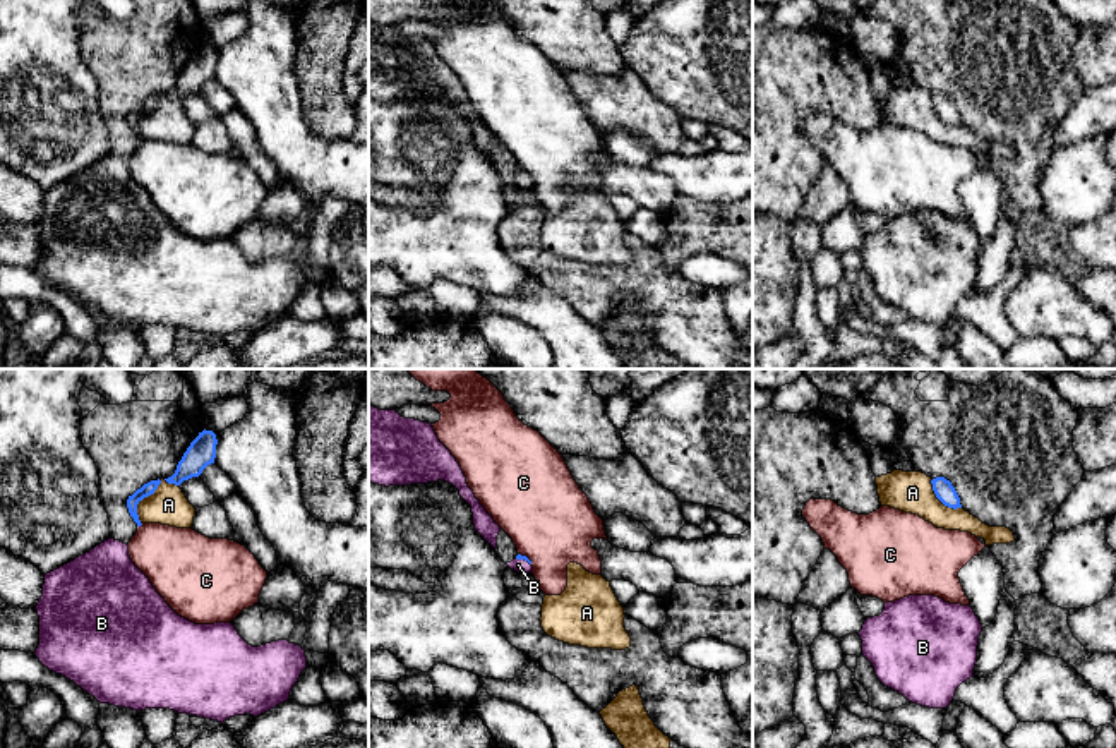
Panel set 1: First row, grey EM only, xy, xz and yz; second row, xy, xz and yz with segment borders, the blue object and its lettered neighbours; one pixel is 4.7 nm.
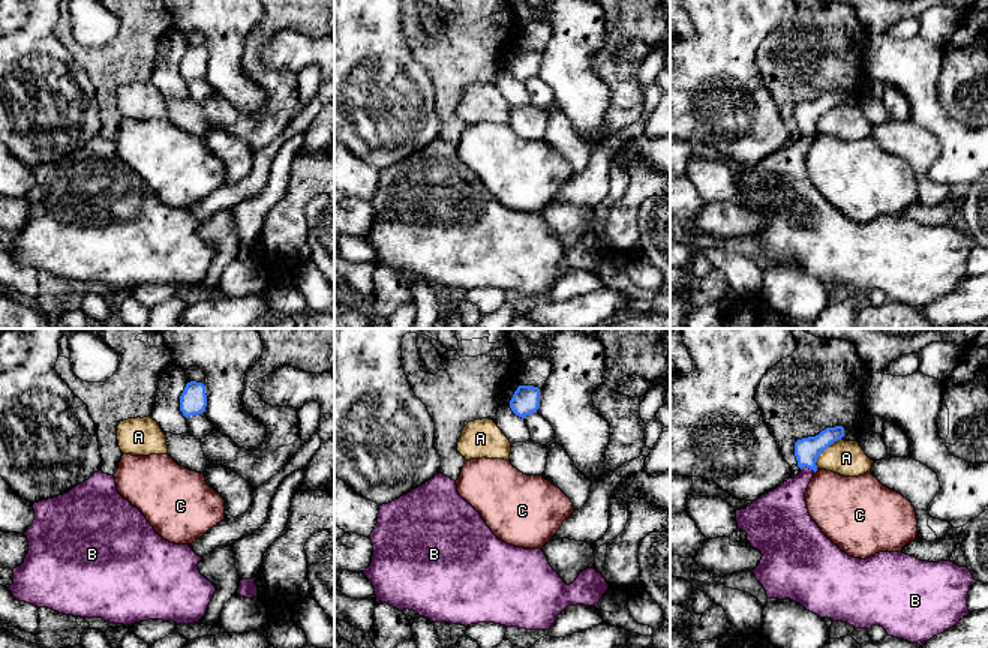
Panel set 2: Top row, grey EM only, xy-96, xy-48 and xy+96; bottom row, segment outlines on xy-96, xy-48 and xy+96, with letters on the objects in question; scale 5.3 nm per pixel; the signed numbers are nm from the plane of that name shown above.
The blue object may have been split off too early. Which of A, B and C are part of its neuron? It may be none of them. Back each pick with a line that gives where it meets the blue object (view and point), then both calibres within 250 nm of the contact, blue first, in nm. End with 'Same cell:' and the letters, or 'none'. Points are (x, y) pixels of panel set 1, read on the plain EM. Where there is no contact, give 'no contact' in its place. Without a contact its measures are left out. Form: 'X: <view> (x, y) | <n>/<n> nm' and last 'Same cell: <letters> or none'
B: xz (523, 174) | 20/60 nm
Same cell: B

